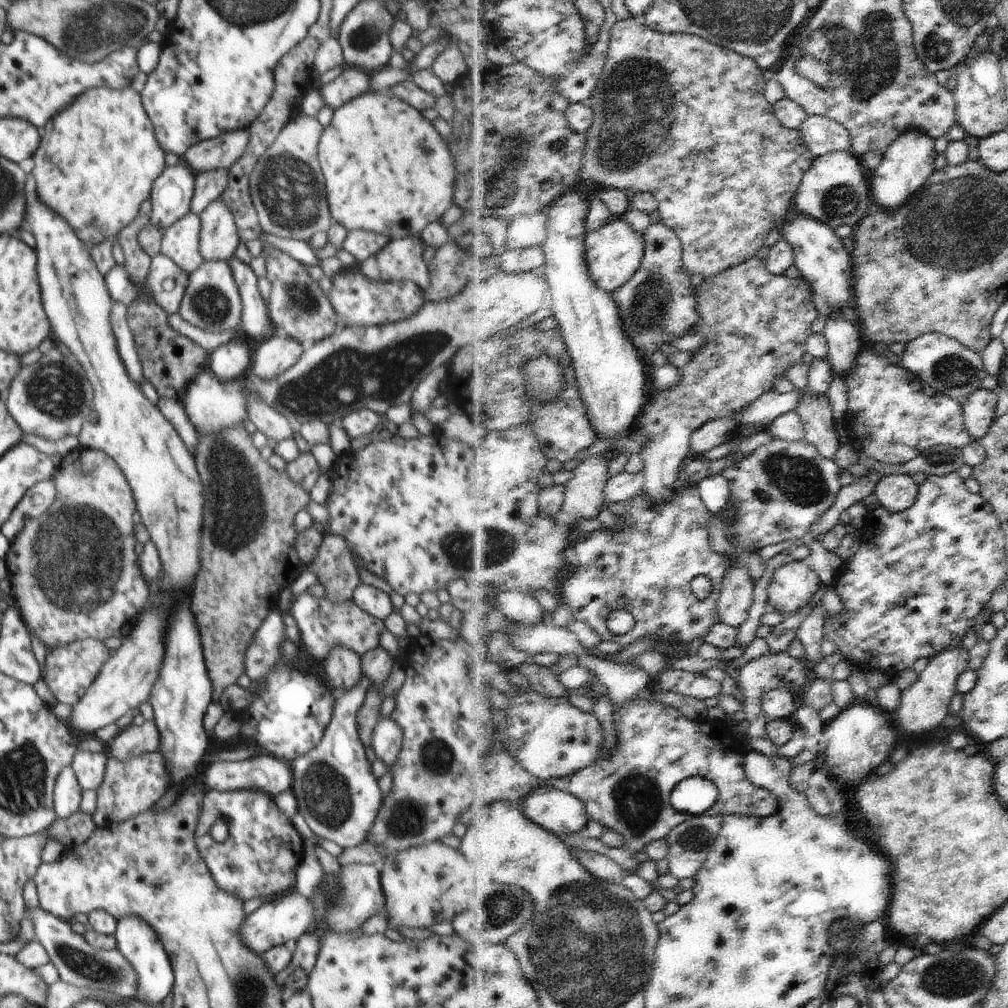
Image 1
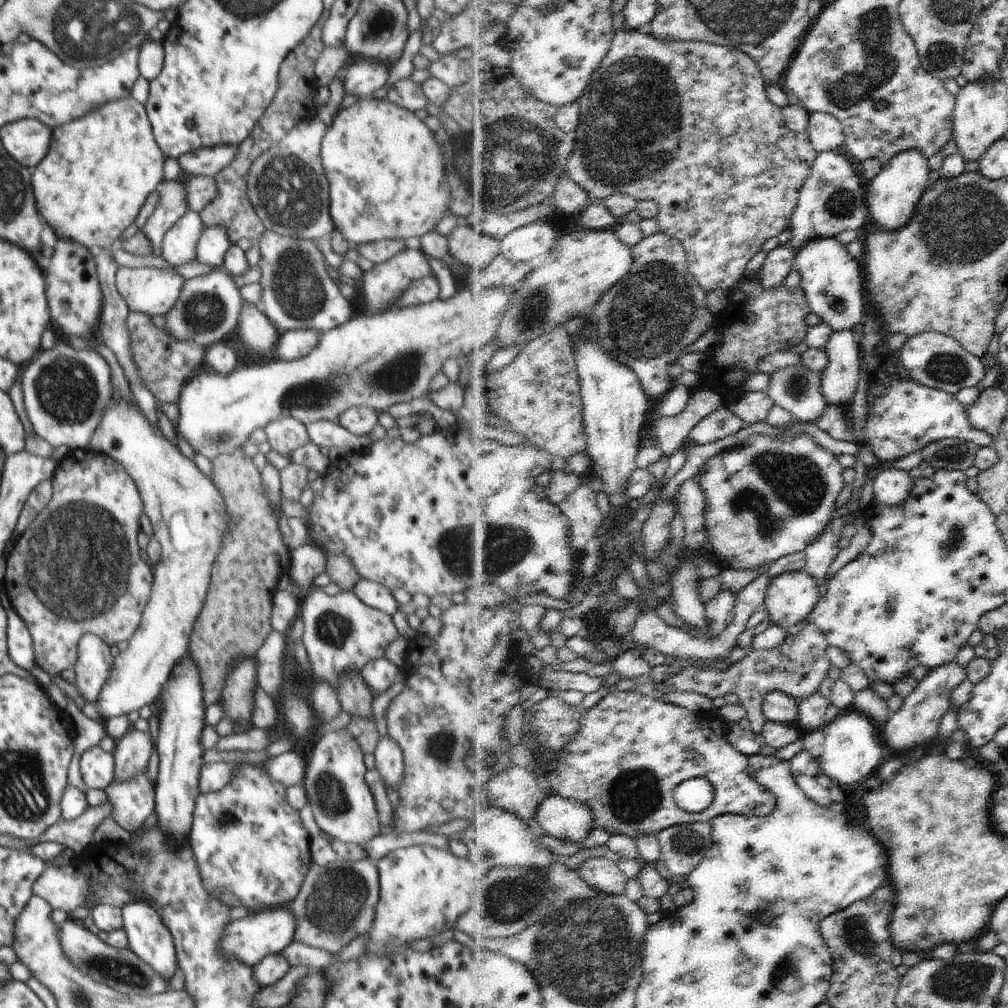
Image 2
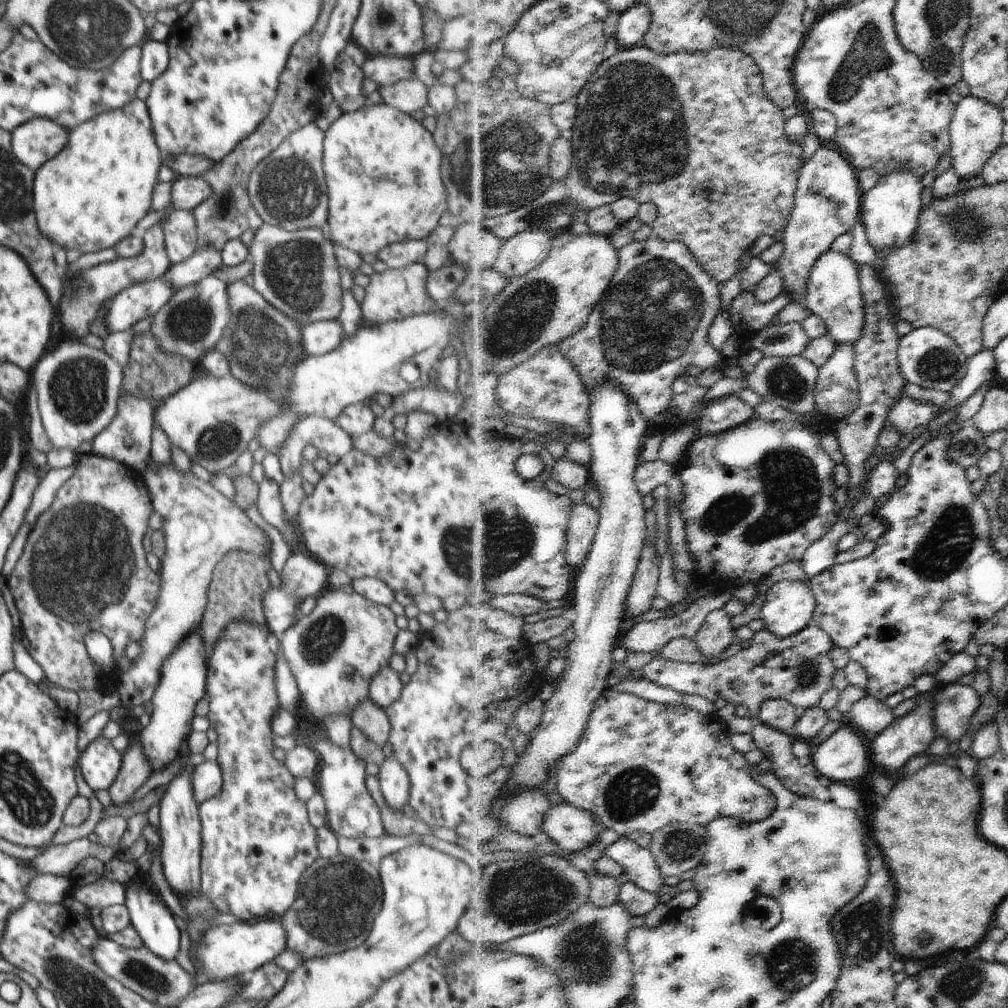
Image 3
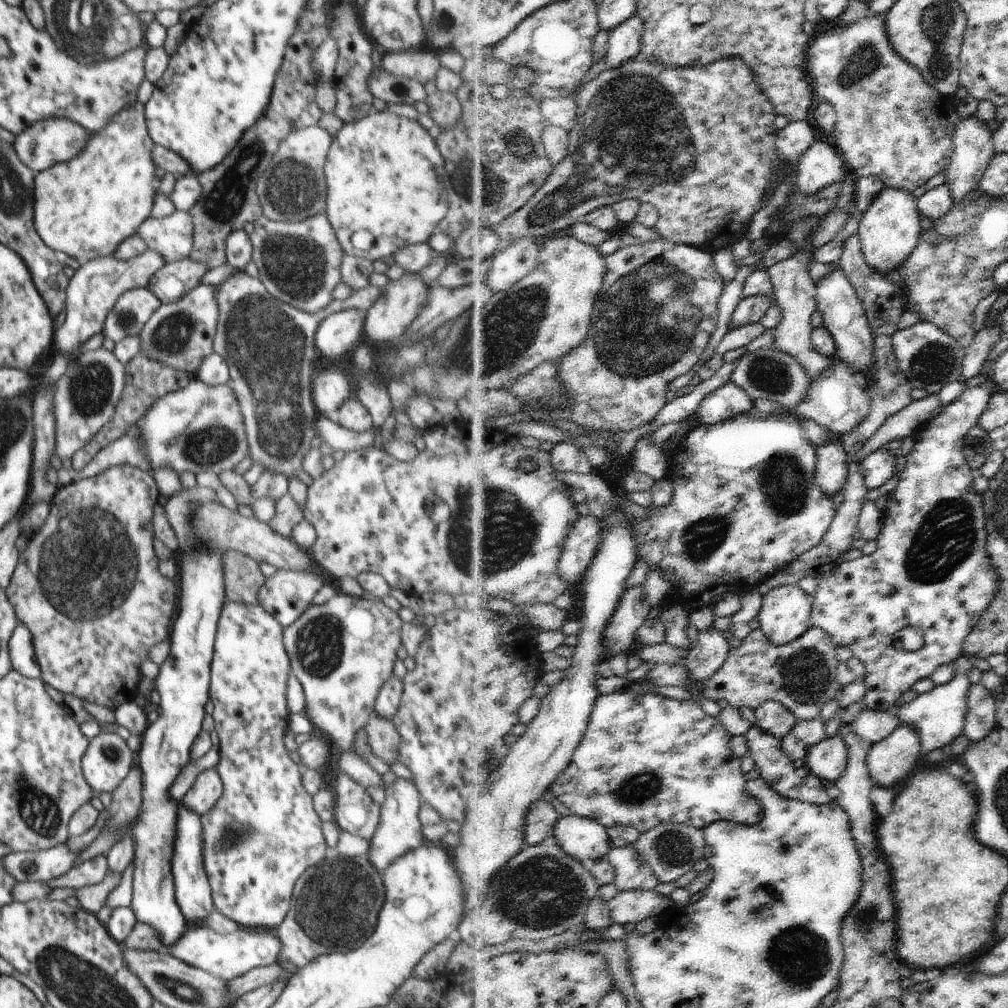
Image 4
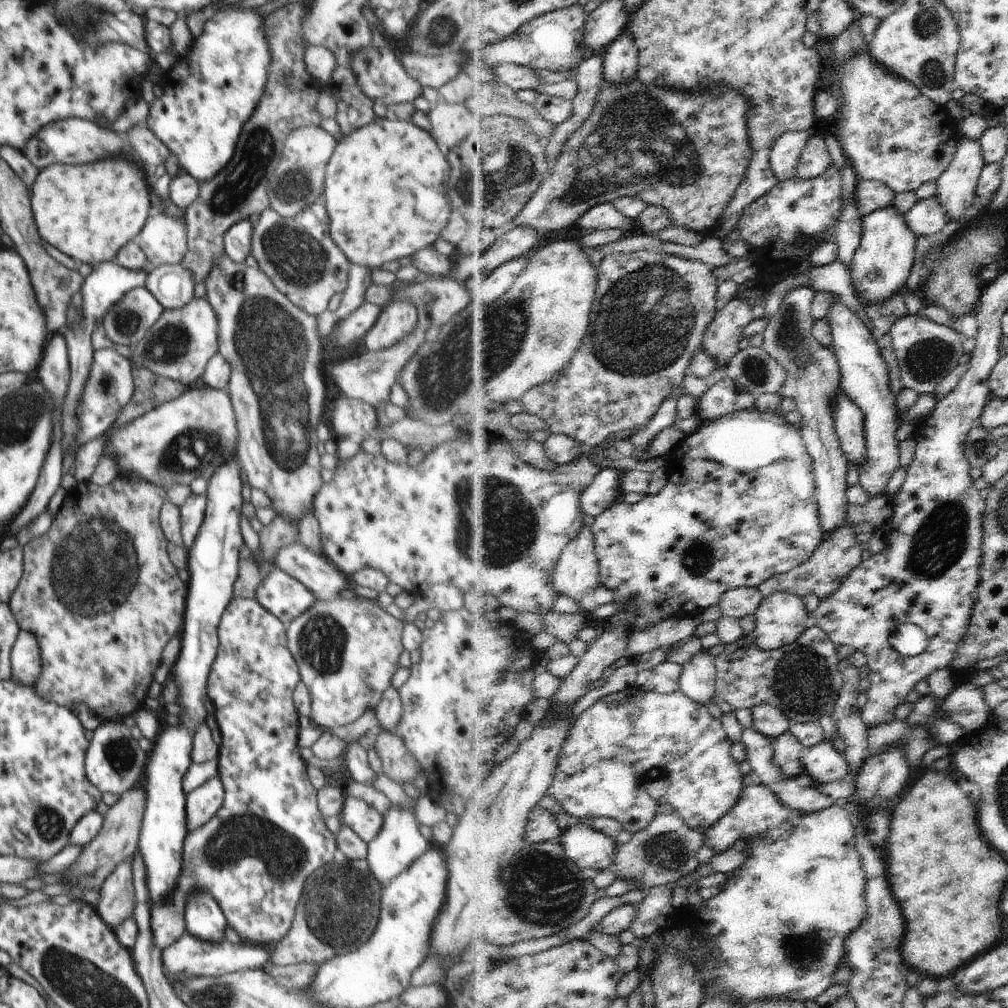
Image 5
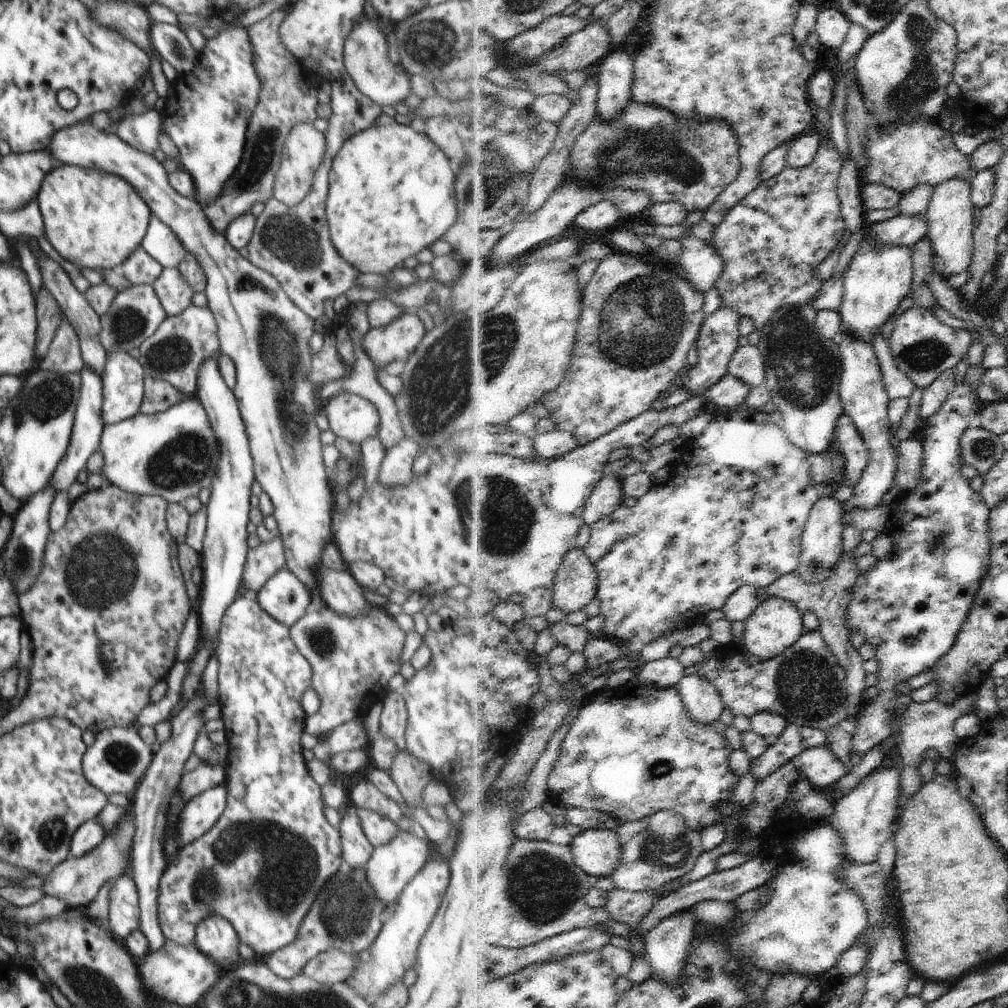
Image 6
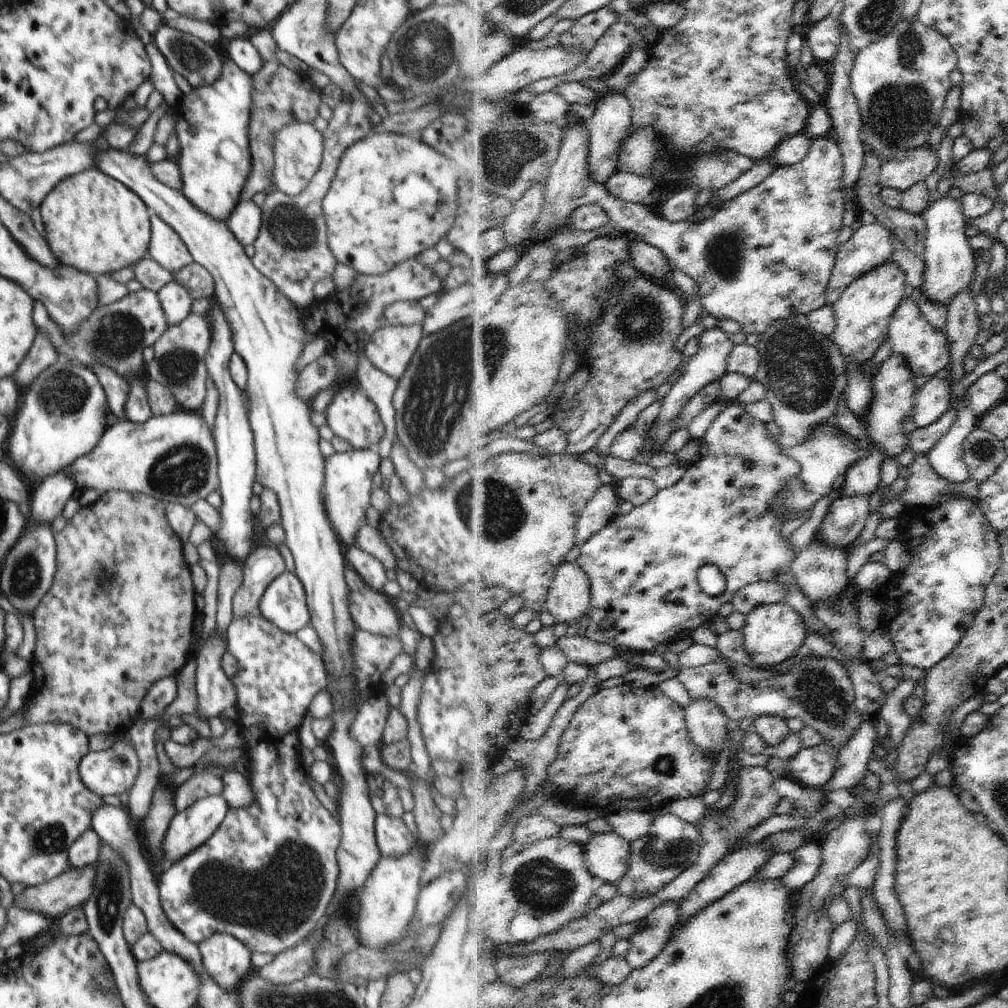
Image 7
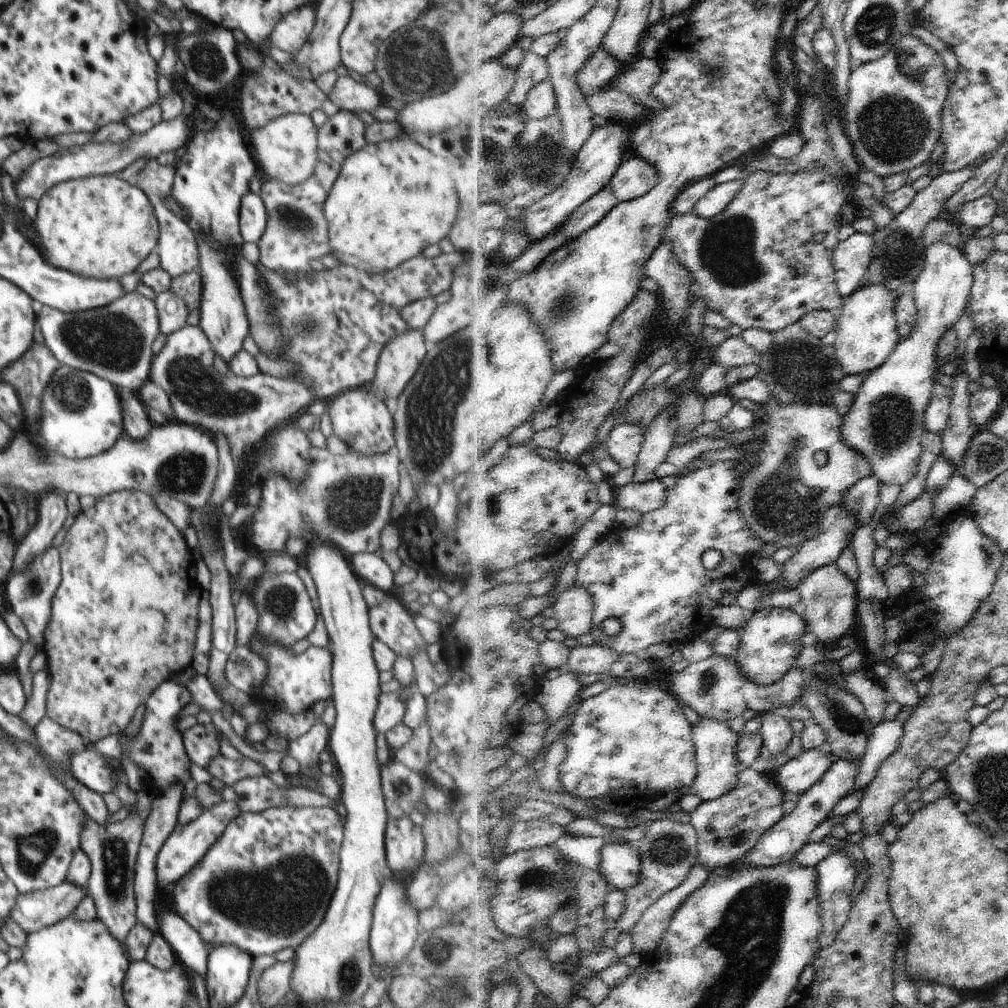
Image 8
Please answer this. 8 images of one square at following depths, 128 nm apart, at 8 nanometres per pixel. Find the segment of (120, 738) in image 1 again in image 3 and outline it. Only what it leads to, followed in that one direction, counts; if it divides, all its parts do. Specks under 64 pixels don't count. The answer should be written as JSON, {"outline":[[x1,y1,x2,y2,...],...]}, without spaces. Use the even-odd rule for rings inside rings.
{"outline":[[139,743,130,745,127,752,123,754,120,772,108,790,113,804,128,803,152,772,141,745]]}

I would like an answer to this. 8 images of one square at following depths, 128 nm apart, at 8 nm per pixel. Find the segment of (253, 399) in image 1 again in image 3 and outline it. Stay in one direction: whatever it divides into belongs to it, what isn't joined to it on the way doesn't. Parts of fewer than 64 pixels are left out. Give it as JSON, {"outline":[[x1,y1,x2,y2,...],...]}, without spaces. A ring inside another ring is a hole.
{"outline":[[316,415,301,417,278,454,283,475,288,479,300,474,302,450,308,444,339,457,354,448,352,436,332,419]]}

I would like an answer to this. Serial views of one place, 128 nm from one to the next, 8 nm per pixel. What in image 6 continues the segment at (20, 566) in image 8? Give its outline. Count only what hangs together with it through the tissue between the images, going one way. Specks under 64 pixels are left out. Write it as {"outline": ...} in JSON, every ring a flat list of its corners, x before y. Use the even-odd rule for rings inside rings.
{"outline":[[85,365,79,371,81,385,77,404,74,405,75,424,72,429,71,444,68,445,67,453,60,459,54,474,49,480,49,485,55,489,56,494,61,490,69,490,70,486,76,482,76,476,80,470,87,468,88,459,92,453,98,449,101,434,106,428,103,421,103,384,101,378]]}

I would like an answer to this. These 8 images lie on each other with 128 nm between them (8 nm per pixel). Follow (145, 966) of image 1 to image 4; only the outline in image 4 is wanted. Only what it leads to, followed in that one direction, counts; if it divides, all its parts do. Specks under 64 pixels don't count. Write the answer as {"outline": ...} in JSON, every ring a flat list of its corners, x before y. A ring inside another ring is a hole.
{"outline":[[200,545,199,549,190,547,180,564,180,612,172,628,170,653,159,668,153,688,153,698,157,700,162,713,154,723,150,723,142,736,141,748,136,754,136,763,141,768,143,798,139,815,130,830,133,838,135,857,133,858,133,899,130,908,137,922,149,924,158,934,166,951,188,929,184,915,175,897,174,875,171,864,177,837,177,818,179,802,171,797,171,786,180,771,191,761,191,746,203,730,205,704,209,701,211,681,211,662,213,661,217,624,221,610,227,600,225,593,225,572,222,549,209,549]]}

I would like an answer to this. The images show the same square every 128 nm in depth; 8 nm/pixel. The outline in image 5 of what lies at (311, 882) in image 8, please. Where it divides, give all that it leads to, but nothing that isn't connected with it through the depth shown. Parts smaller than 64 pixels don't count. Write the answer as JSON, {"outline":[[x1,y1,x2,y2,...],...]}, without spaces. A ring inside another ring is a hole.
{"outline":[[234,597,223,612,218,628,219,648,216,659,212,664,207,685,207,695,210,699,210,708,217,720,218,728,222,734,222,746,220,754,217,757,219,767,219,780,224,788,224,801,222,807,216,815,200,829,188,832,183,846,183,862,180,878,176,882,176,888,172,892,172,898,168,902,158,902,152,906,150,912,150,930,152,930,152,940,161,951,171,946,182,934,186,933,186,922,184,922,184,908,186,908,186,898,192,892,208,892,220,906,224,917,230,928,240,935,243,941,248,943,260,944,266,948,273,948,284,934,288,934,296,906,304,890,306,878,321,867,333,863,334,852,337,849,336,836,327,828,325,818,319,813,317,806,318,790,309,782,307,774,307,765,299,754,298,733,299,733,299,712,293,702,293,693,297,685,301,682,301,675,298,664,287,648,287,628,276,616,268,612,257,600,242,597]]}

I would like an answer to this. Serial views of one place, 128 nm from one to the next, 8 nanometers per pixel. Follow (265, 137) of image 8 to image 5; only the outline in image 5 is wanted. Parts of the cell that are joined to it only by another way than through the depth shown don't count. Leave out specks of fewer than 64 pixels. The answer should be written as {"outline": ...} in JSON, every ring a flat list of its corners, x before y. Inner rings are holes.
{"outline":[[318,126,296,128,285,141,282,158,268,180,269,208,276,210,282,218,294,218,312,206,323,195,326,166,334,153,334,146,337,141]]}

